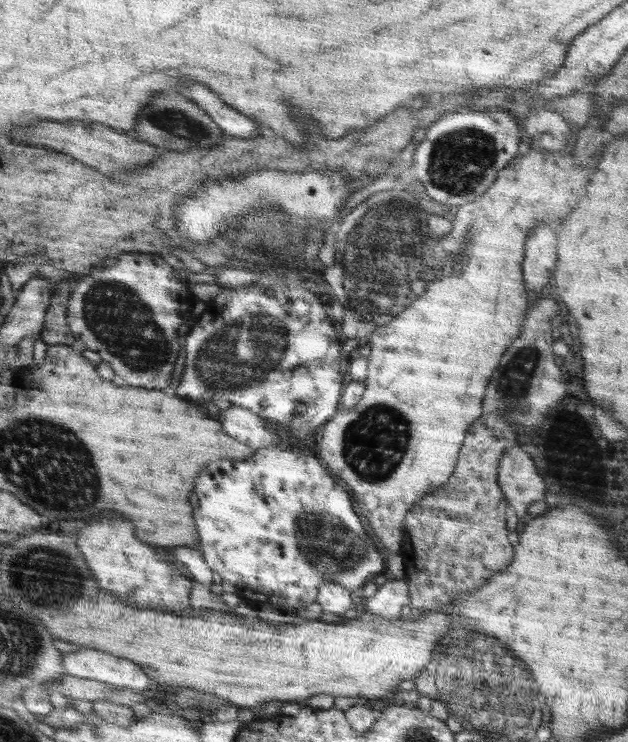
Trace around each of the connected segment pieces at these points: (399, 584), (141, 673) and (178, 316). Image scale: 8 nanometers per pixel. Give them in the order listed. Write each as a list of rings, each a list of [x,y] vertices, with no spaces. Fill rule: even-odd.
[[[393,577],[380,580],[378,592],[371,598],[366,598],[366,606],[362,608],[371,615],[379,616],[386,620],[399,618],[400,612],[406,612],[409,603],[409,586],[407,580]],[[382,580],[388,580],[382,584]]]
[[[85,648],[64,654],[61,664],[66,674],[104,682],[115,688],[130,688],[137,692],[148,690],[152,679],[138,663],[106,651]]]
[[[125,253],[116,264],[108,268],[99,267],[81,279],[69,296],[66,320],[75,340],[86,344],[88,350],[98,352],[102,360],[110,365],[114,374],[126,380],[126,384],[164,391],[168,386],[172,388],[172,378],[166,376],[172,372],[172,366],[176,364],[176,358],[182,348],[178,342],[178,328],[192,312],[197,300],[197,297],[192,296],[192,292],[182,284],[182,278],[177,272],[160,258],[159,253]]]

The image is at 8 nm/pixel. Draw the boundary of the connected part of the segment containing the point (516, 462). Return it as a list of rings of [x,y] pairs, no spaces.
[[[524,448],[502,453],[502,492],[510,499],[514,521],[527,519],[530,500],[544,499],[544,480],[538,476],[537,466]]]

